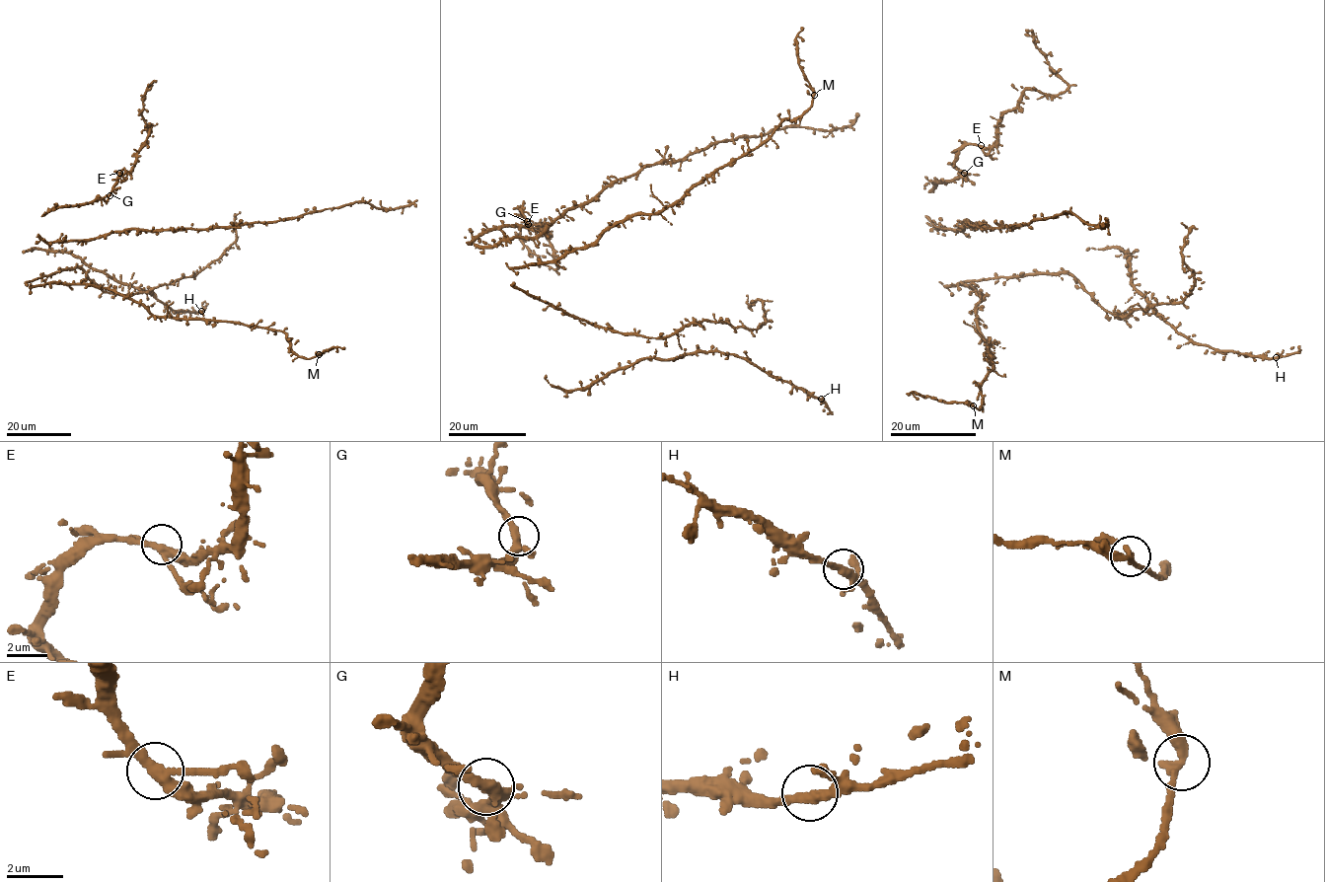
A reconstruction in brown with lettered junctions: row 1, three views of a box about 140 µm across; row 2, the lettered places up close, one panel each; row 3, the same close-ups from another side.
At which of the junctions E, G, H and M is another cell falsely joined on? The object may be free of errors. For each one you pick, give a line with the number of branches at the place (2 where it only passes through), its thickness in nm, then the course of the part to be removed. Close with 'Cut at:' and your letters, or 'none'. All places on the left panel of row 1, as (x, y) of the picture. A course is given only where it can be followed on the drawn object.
Cut at: none

